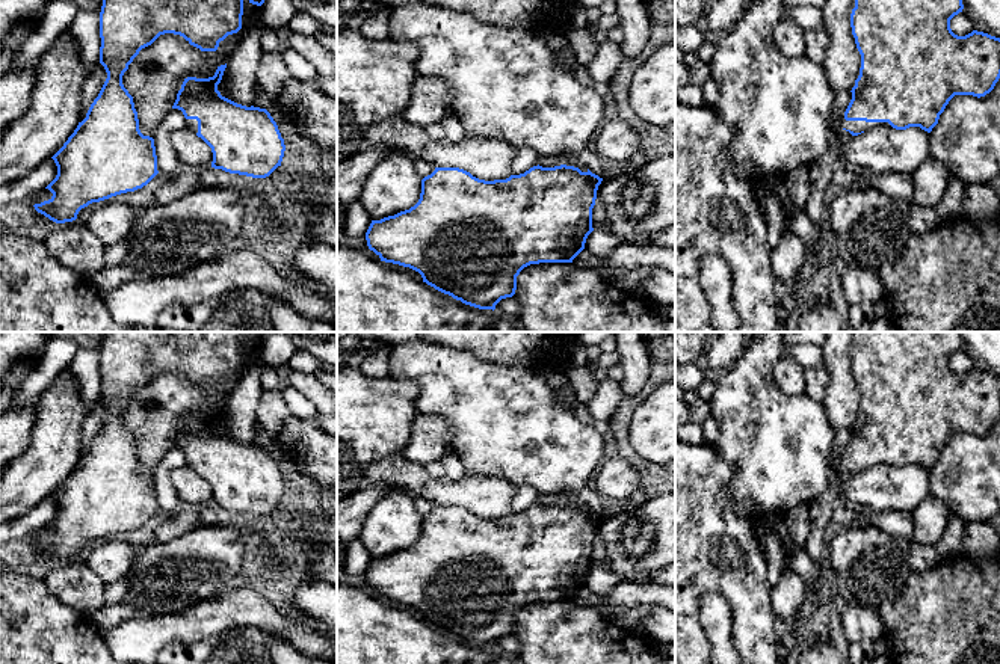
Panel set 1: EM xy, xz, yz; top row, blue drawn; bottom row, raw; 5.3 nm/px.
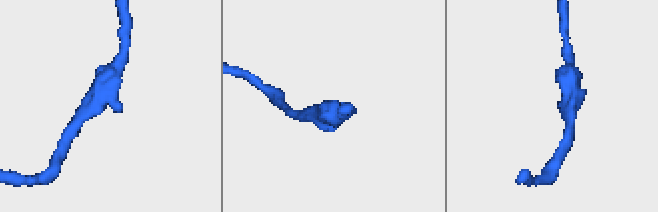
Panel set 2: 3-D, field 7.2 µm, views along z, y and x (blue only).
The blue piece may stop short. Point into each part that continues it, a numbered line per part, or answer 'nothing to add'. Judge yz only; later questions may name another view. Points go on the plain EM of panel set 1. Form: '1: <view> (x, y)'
1: yz (854, 464)

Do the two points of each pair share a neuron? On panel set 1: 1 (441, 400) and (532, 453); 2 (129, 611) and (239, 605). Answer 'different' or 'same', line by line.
1: same
2: different

